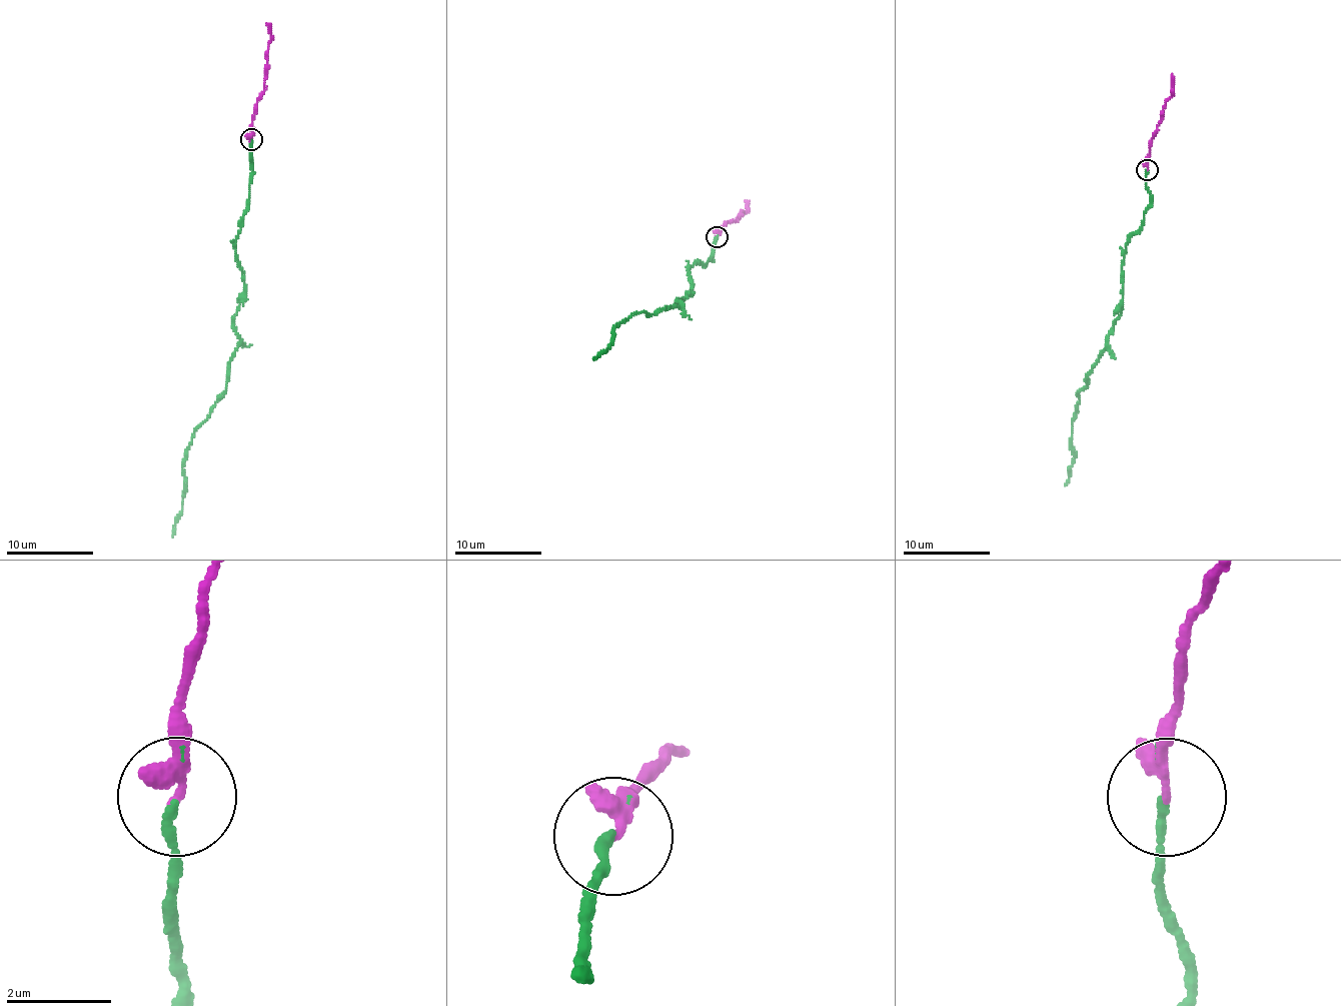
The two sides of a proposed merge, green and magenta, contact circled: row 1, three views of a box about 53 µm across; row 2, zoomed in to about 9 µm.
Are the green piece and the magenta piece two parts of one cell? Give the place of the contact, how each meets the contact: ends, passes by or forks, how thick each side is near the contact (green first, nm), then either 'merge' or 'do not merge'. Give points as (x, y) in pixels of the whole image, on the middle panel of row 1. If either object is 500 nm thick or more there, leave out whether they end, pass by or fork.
at (717, 236); green ends there; magenta passes by; 160 nm thick on the green side, 170 nm on the other; merge

